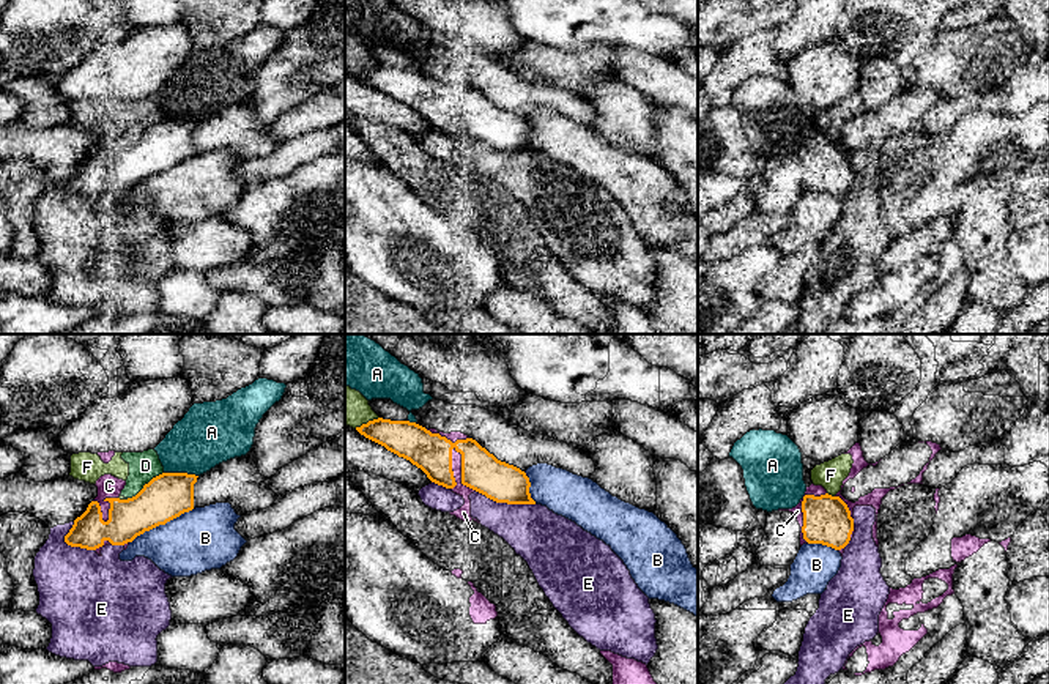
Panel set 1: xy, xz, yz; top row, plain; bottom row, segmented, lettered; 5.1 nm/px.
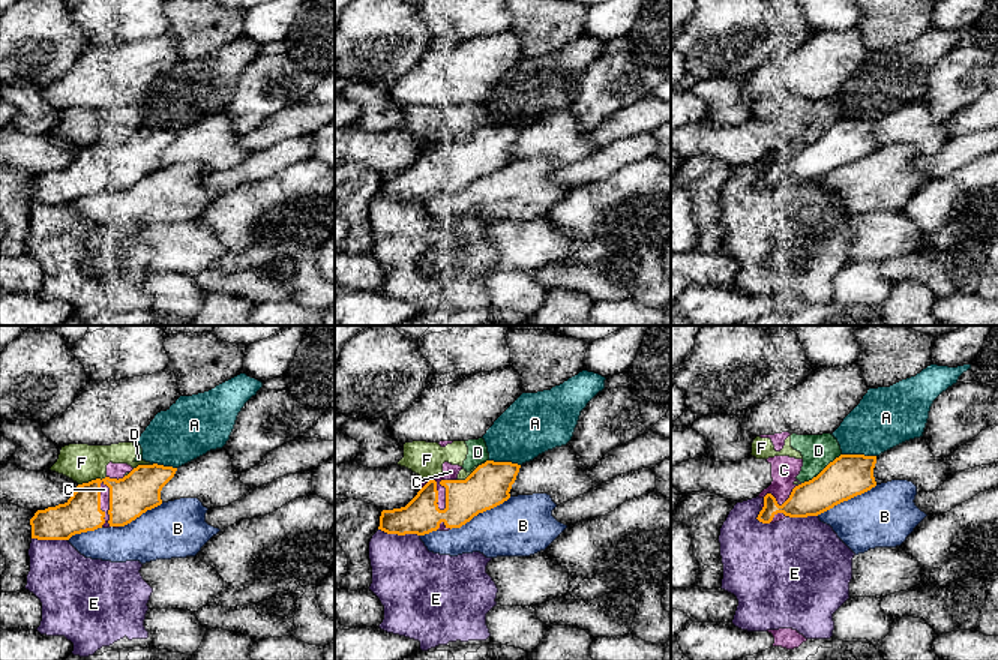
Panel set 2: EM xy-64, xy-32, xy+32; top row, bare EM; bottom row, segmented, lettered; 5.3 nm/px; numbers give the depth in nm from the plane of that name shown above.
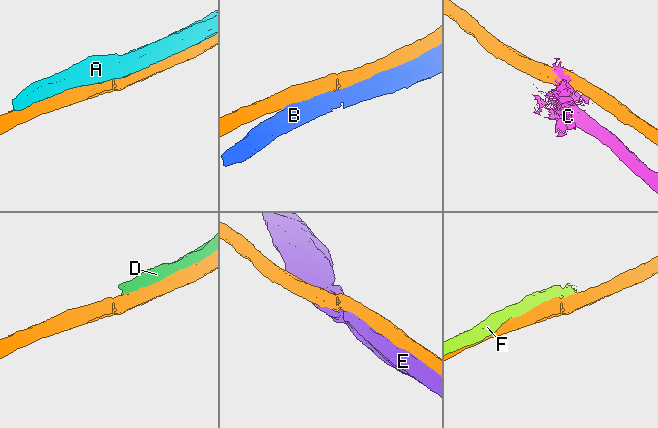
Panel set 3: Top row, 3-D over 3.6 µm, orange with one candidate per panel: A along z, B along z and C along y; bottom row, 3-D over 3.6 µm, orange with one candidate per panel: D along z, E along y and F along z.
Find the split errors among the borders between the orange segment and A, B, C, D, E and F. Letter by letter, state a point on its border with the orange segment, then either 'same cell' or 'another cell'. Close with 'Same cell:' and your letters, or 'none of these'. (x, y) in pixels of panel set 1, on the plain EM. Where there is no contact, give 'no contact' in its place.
A: contact xy (181, 120); another cell
B: contact xy (161, 170); another cell
C: contact xz (462, 118); another cell
D: contact xy (145, 131); another cell
E: contact xz (506, 148); another cell
F: contact yz (830, 142); another cell
Same cell: none of these

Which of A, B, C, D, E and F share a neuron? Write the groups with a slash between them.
A / B / C / D F / E

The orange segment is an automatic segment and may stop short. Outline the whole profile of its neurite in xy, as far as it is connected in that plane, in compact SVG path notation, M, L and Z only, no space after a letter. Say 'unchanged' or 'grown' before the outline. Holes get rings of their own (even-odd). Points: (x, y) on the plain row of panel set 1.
unchanged; M162 120L132 145L106 145L110 150L107 169L102 167L99 150L91 148L74 167L65 189L87 197L102 194L106 188L112 192L132 189L145 178L192 158L197 125L187 120Z

